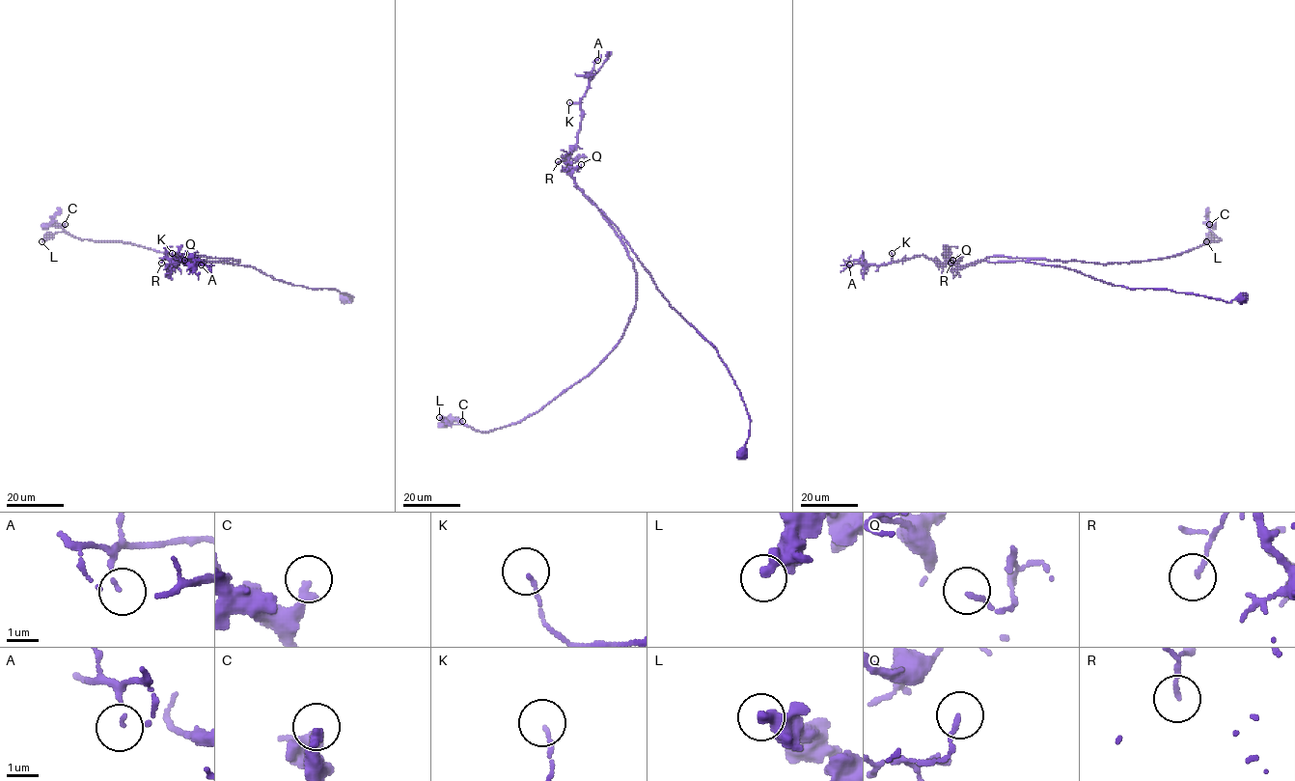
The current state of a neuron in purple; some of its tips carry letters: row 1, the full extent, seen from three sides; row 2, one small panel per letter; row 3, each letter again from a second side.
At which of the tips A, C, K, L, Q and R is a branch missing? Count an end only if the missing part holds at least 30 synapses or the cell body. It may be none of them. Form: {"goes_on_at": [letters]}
{"goes_on_at": []}

